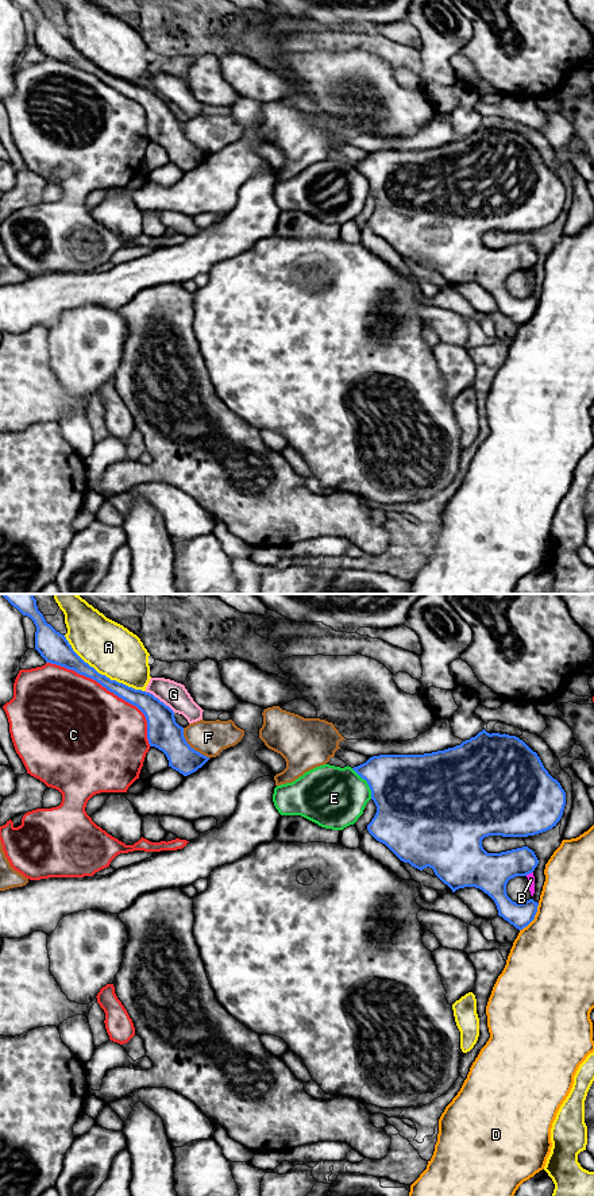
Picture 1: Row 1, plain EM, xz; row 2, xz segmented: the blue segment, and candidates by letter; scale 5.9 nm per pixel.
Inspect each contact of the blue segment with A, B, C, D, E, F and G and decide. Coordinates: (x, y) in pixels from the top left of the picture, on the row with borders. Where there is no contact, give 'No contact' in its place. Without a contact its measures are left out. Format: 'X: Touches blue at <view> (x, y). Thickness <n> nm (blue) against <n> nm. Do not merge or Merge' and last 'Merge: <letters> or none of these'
A: Touches blue at xz (103, 675). Thickness 120 nm (blue) against 300 nm. Do not merge
B: Touches blue at xz (528, 874). Thickness 240 nm (blue) against 50 nm. Do not merge
C: Touches blue at xz (111, 691). Thickness 120 nm (blue) against 500 nm. Do not merge
D: Touches blue at xz (533, 918). Thickness 150 nm (blue) against 480 nm. Do not merge
E: Touches blue at xz (367, 783). Thickness 420 nm (blue) against 360 nm. Do not merge
F: Touches blue at xz (192, 748). Thickness 190 nm (blue) against 200 nm. Do not merge
G: Touches blue at xz (158, 699). Thickness 190 nm (blue) against 150 nm. Do not merge
Merge: none of these

